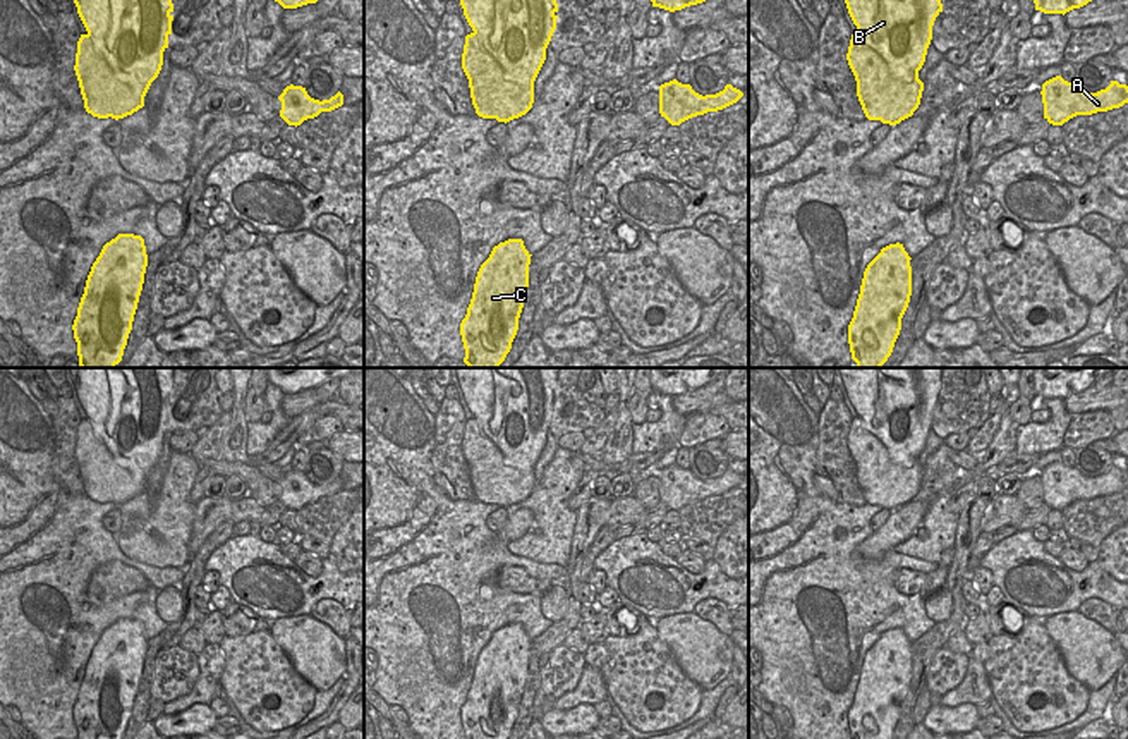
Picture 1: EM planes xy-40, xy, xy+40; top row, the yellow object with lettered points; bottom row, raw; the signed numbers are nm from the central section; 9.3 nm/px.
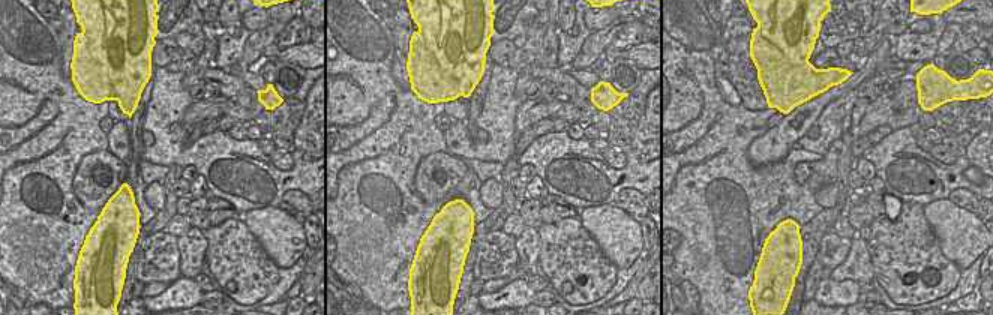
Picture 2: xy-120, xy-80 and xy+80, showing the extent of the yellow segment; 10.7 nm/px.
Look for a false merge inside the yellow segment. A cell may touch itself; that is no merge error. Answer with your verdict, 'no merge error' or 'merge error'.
merge error

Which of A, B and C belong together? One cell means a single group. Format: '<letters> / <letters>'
A / B C

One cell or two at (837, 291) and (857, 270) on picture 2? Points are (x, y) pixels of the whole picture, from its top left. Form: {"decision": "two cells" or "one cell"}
{"decision": "two cells"}

